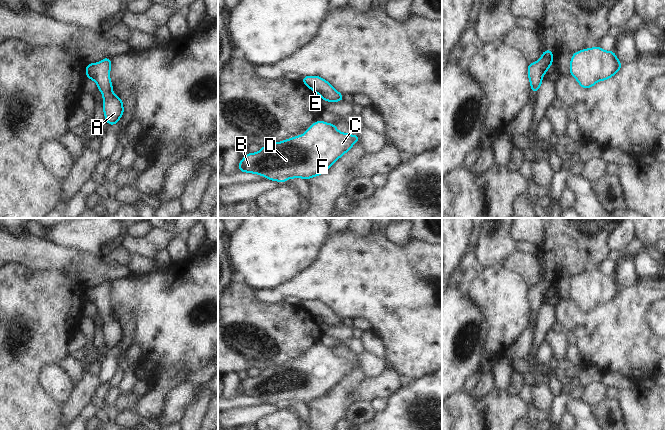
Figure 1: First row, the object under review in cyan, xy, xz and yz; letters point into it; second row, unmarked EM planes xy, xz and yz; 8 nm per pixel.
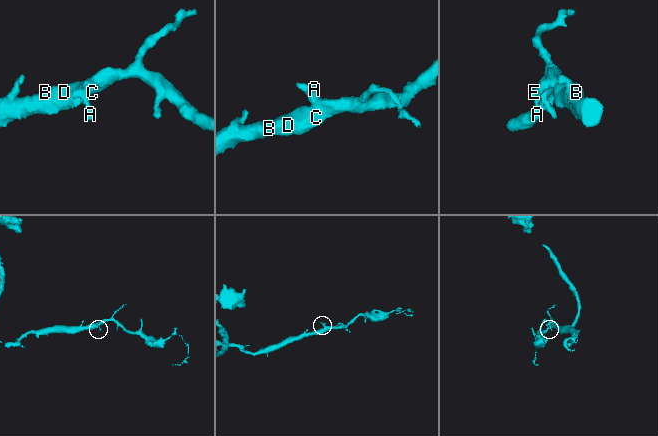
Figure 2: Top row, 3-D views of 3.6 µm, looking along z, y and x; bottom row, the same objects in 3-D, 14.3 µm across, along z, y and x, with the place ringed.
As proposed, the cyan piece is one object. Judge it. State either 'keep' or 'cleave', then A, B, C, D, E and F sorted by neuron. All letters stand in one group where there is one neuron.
keep | A B C D E F

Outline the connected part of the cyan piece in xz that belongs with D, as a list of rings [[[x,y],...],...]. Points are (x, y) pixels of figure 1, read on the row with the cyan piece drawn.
[[[320,120],[303,135],[268,144],[257,153],[248,153],[238,169],[282,183],[290,178],[308,180],[325,173],[358,141],[358,135],[339,132],[335,124]]]

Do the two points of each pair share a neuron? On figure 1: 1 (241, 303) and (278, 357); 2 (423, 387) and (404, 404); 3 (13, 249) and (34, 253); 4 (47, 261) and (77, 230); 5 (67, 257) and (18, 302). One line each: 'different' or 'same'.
1: same
2: same
3: same
4: different
5: different

